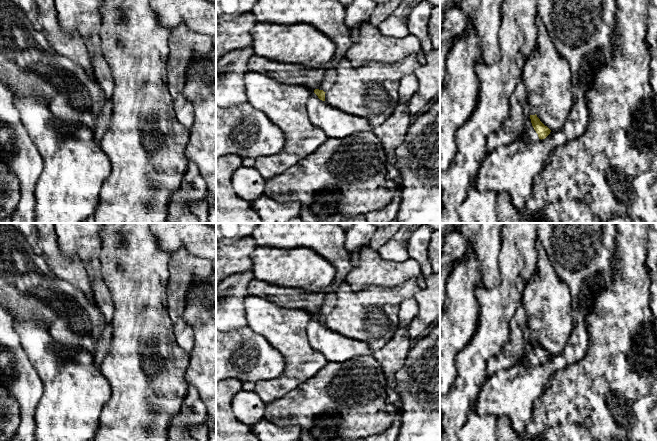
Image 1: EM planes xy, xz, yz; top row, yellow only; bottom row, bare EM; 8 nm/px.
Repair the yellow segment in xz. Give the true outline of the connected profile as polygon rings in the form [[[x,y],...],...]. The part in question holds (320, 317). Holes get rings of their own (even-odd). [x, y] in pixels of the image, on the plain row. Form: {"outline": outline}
{"outline": [[[258,223],[251,237],[257,246],[290,249],[308,247],[336,269],[333,281],[323,290],[325,300],[314,317],[325,325],[325,317],[337,303],[337,289],[353,268],[345,248],[345,233],[337,223]]]}

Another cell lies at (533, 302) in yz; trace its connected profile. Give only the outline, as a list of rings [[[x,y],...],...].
[[[537,238],[534,243],[537,253],[536,269],[531,278],[526,281],[522,304],[528,317],[529,338],[536,338],[545,350],[557,355],[564,350],[575,326],[571,295],[567,285],[555,273],[540,240]]]

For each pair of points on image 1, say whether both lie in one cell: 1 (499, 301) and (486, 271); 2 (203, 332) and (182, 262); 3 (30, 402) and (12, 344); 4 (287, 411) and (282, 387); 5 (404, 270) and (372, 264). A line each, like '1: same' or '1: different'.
1: different
2: different
3: same
4: different
5: same

